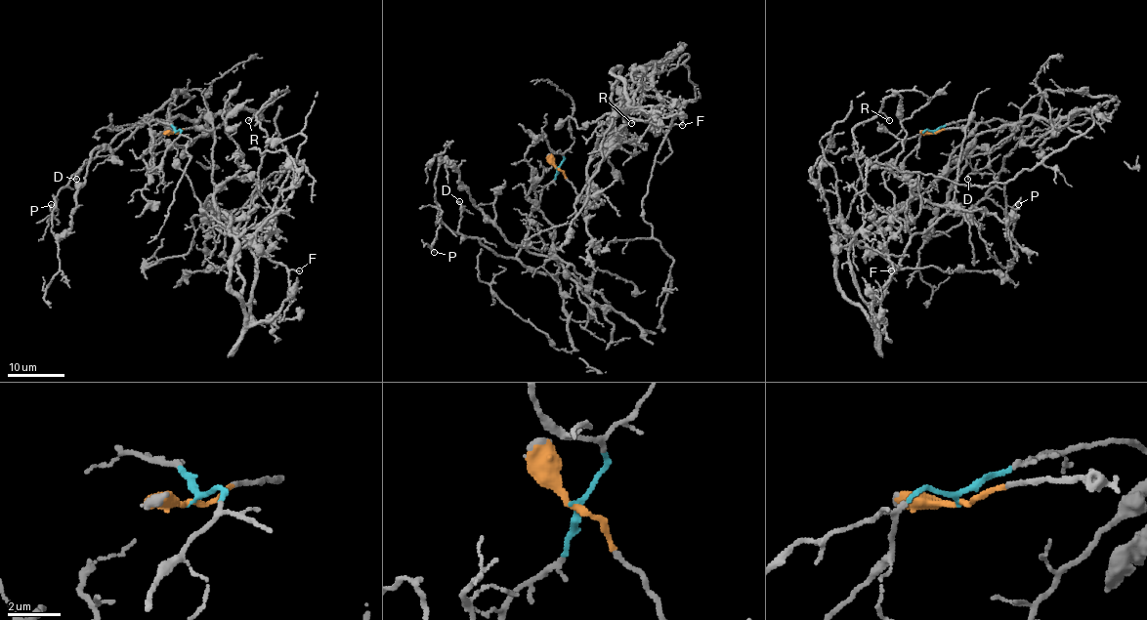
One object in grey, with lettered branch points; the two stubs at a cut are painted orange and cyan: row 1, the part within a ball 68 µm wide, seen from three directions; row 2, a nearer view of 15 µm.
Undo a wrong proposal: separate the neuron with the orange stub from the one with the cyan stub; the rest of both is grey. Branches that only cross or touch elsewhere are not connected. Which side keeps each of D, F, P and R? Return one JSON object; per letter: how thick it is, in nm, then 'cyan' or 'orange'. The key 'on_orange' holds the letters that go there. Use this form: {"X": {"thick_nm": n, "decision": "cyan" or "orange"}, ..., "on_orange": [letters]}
{"D": {"thick_nm": 160, "decision": "cyan"}, "F": {"thick_nm": 110, "decision": "orange"}, "P": {"thick_nm": 100, "decision": "cyan"}, "R": {"thick_nm": 130, "decision": "orange"}, "on_orange": ["F", "R"]}

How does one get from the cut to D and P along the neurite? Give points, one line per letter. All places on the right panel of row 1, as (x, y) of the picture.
D: (933, 132), (963, 119), (977, 122), (1003, 119), (1023, 128), (1022, 138), (998, 172), (970, 172), (967, 180)
P: (933, 132), (963, 119), (1019, 124), (1023, 134), (986, 195), (1009, 217), (1016, 215), (1018, 204)

